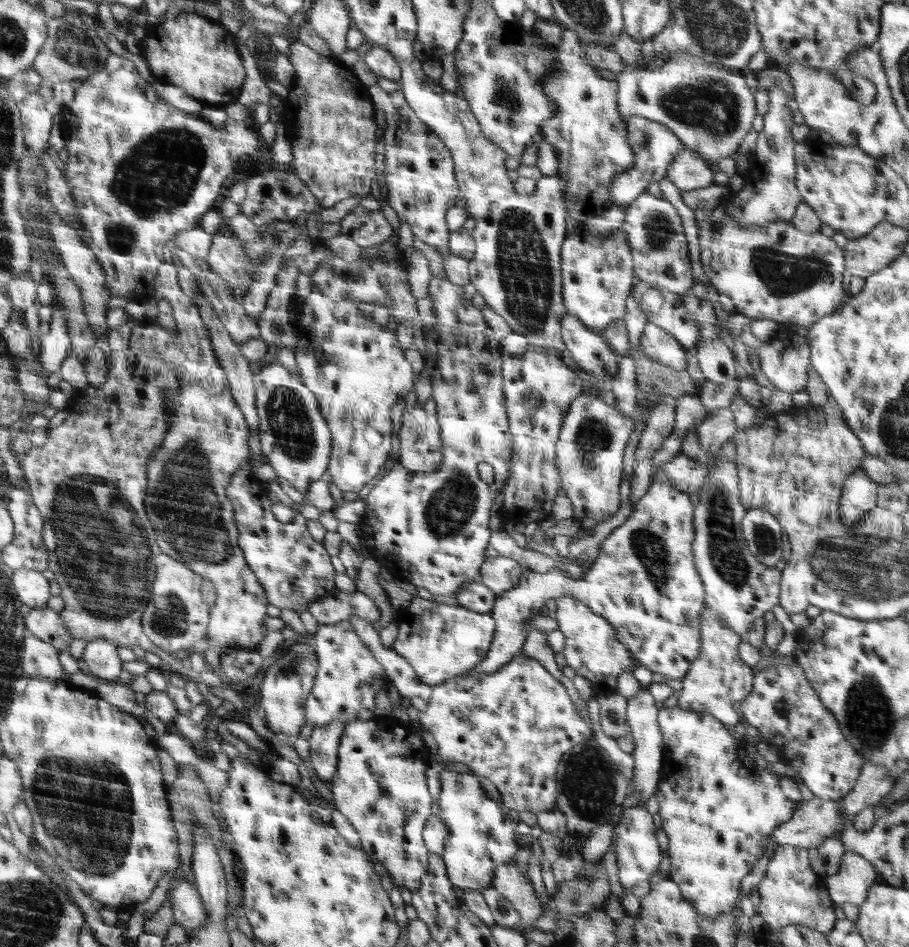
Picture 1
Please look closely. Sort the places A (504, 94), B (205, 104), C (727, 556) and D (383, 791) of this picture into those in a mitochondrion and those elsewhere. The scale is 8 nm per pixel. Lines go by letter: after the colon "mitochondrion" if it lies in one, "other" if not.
A: mitochondrion
B: other
C: mitochondrion
D: other

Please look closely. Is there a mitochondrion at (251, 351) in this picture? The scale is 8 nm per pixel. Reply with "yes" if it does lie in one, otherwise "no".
no

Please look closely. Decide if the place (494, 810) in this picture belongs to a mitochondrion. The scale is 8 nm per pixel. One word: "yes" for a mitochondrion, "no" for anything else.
no

